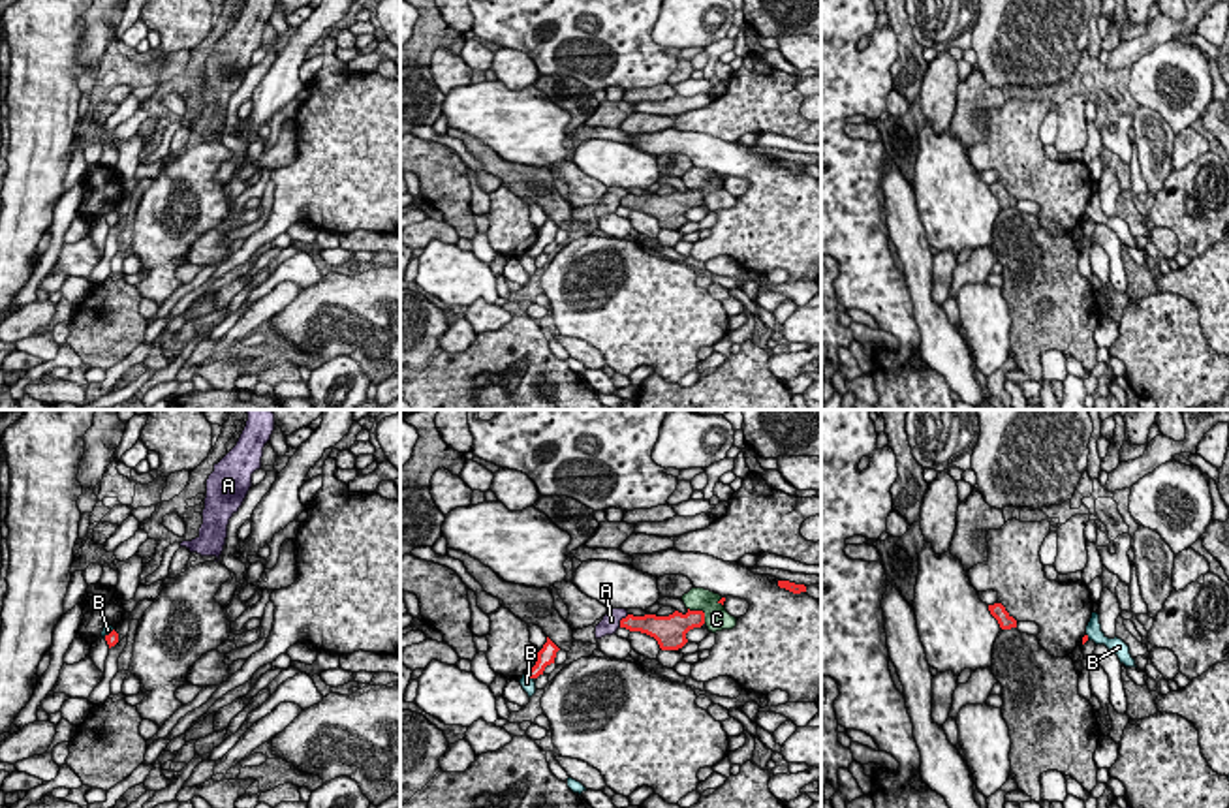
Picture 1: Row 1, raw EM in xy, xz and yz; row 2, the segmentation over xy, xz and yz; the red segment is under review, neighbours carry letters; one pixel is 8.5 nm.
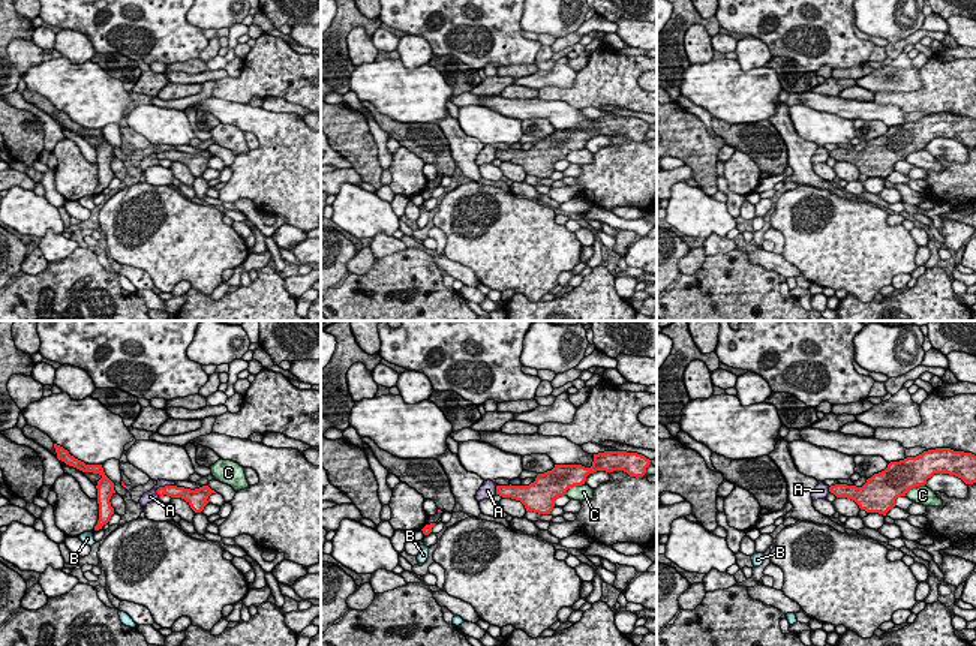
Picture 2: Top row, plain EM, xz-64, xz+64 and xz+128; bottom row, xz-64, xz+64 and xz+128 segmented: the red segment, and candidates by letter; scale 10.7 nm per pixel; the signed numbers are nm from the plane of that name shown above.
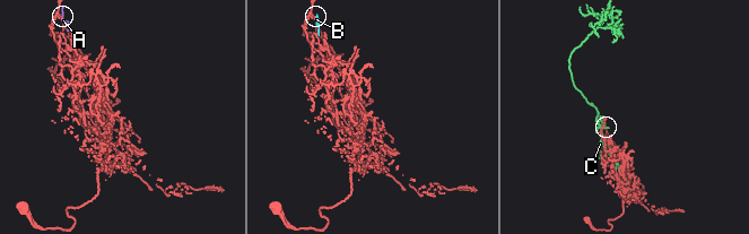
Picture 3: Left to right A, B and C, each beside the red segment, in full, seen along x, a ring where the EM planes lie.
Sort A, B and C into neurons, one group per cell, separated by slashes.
A / B / C

